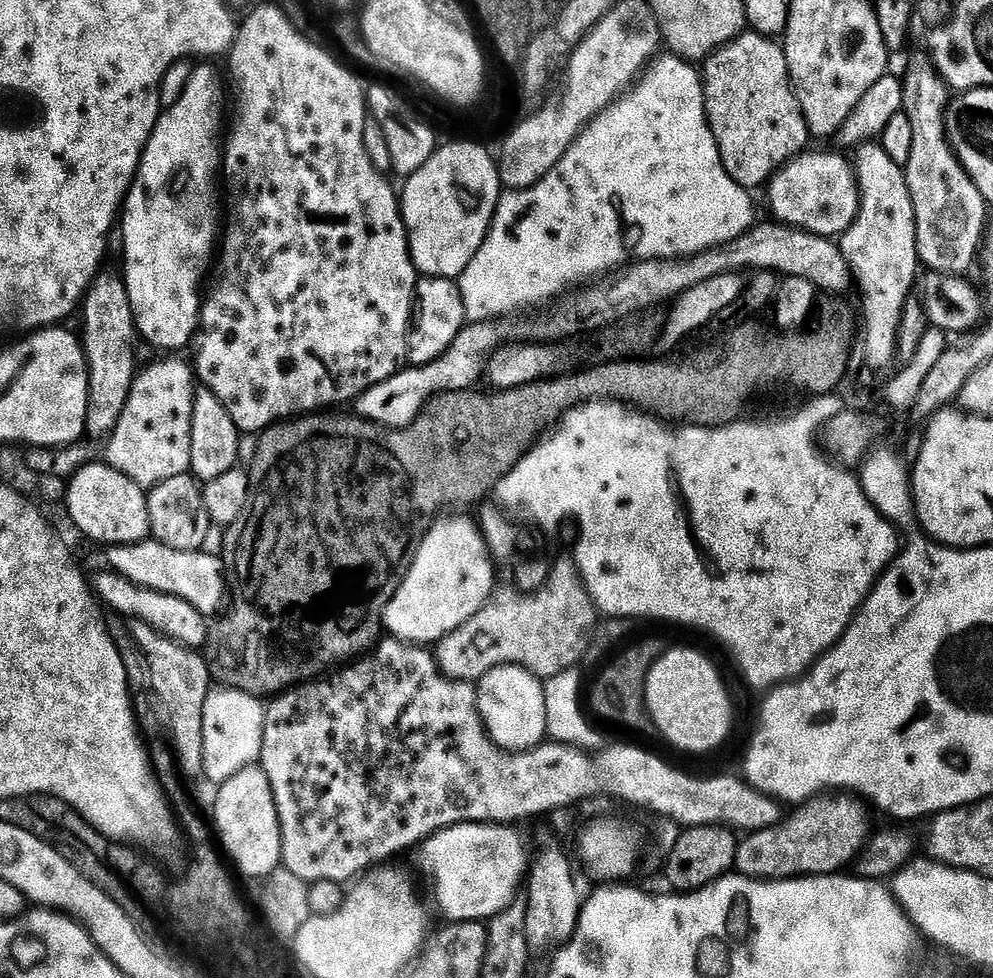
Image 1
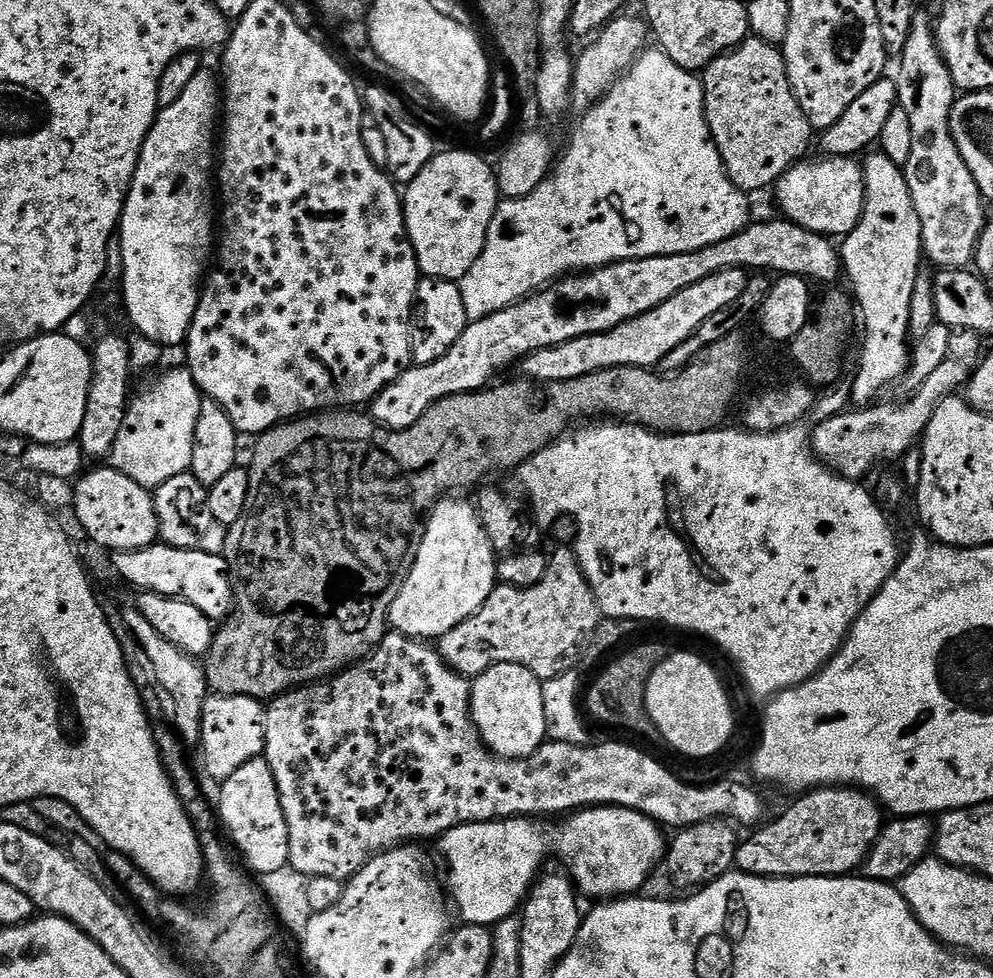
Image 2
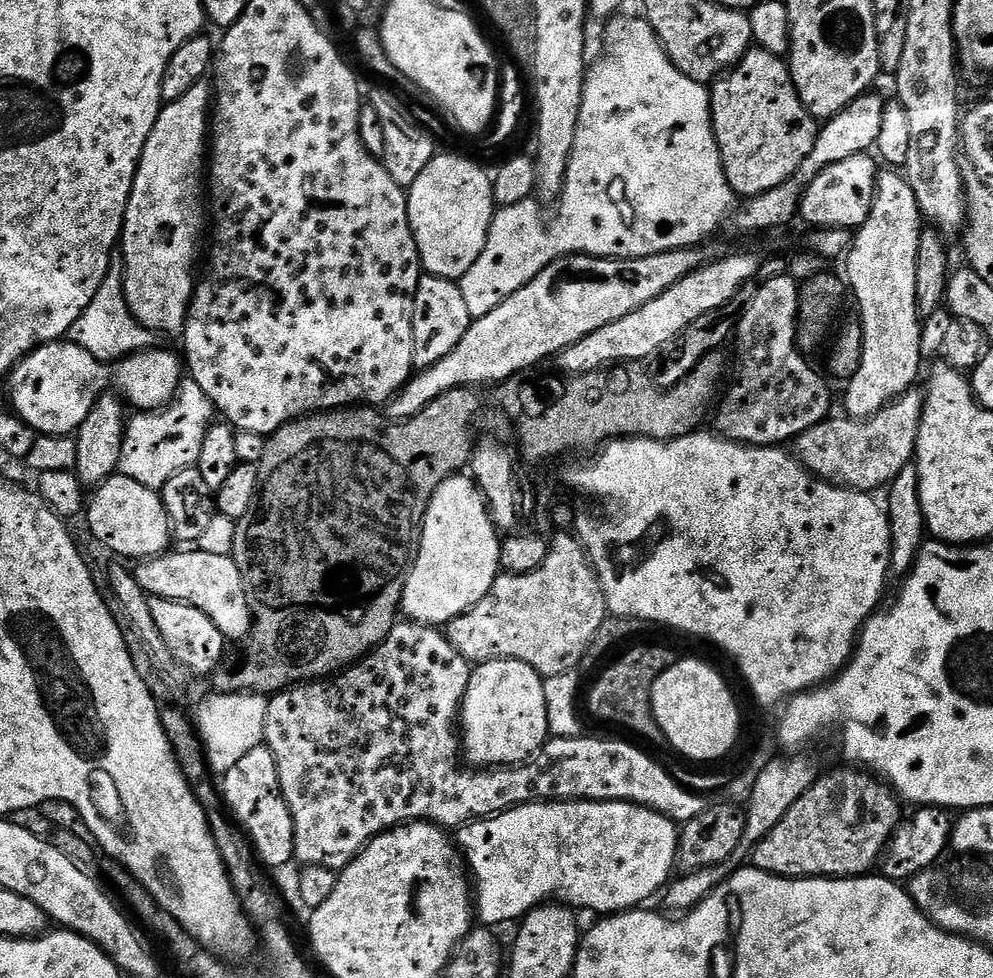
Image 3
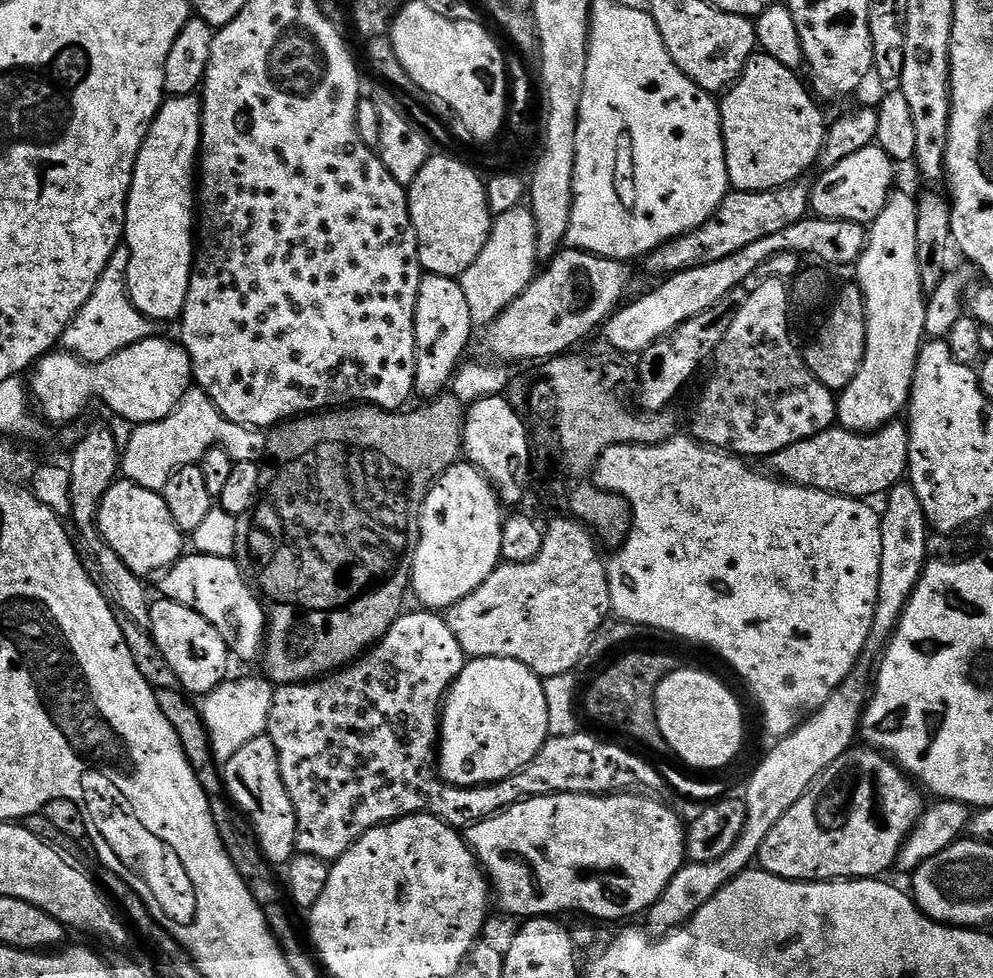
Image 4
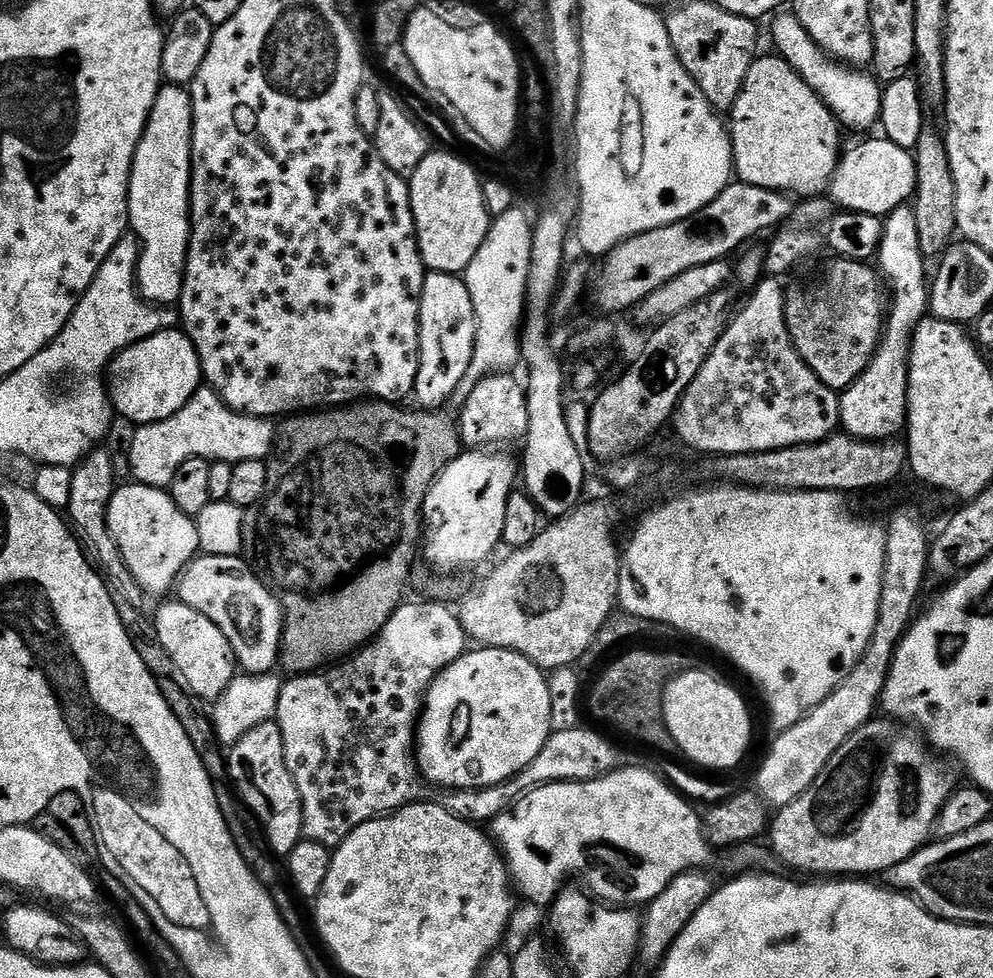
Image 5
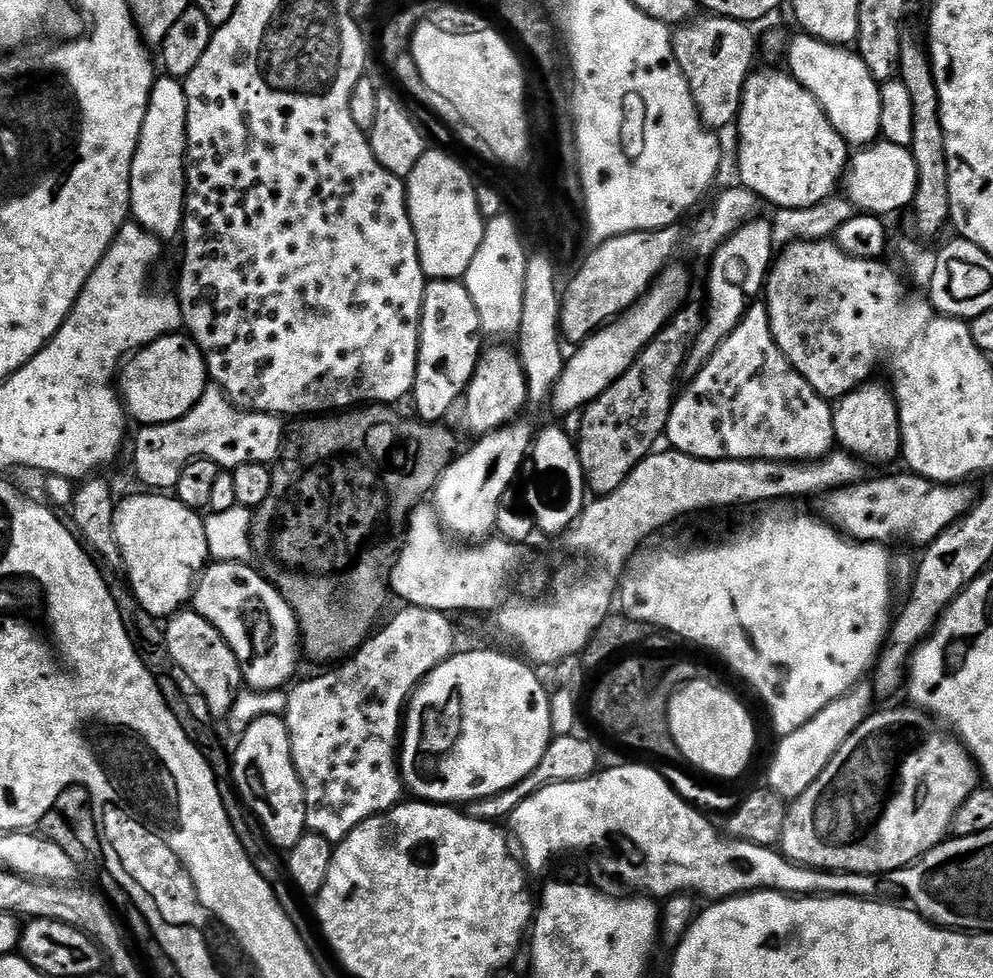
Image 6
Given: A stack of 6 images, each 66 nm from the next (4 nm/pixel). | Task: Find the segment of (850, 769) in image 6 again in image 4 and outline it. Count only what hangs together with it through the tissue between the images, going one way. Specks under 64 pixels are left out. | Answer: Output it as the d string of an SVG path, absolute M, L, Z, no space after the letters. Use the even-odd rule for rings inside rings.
M853 746L838 762L826 766L822 774L806 790L806 794L782 818L778 826L766 834L758 864L763 871L783 880L827 882L830 880L866 880L879 877L893 867L900 848L907 842L920 816L926 809L925 793L891 756L871 747Z

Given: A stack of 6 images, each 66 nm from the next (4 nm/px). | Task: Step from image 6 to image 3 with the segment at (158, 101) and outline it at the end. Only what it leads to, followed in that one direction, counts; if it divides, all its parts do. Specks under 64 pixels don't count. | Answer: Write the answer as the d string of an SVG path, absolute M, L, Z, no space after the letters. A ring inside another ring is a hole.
M201 82L186 90L182 98L169 100L163 105L158 114L158 122L154 122L154 130L150 130L150 138L146 138L146 146L142 150L140 165L134 178L132 193L128 199L128 209L124 219L124 230L122 233L122 255L124 257L124 293L128 299L130 310L135 314L137 322L145 328L157 334L163 332L179 333L186 321L188 321L188 307L192 305L192 293L194 291L194 276L192 280L192 267L196 264L196 247L200 244L200 231L206 228L206 145L210 140L210 105L214 100L214 92L207 83Z

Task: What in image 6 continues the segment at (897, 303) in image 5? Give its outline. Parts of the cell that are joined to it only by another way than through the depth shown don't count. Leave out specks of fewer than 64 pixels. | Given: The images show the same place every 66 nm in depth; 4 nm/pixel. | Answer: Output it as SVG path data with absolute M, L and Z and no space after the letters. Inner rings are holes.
M869 382L855 388L850 394L835 401L832 417L836 444L850 455L865 461L877 460L880 464L892 464L902 456L900 438L900 411L896 398L887 383Z

